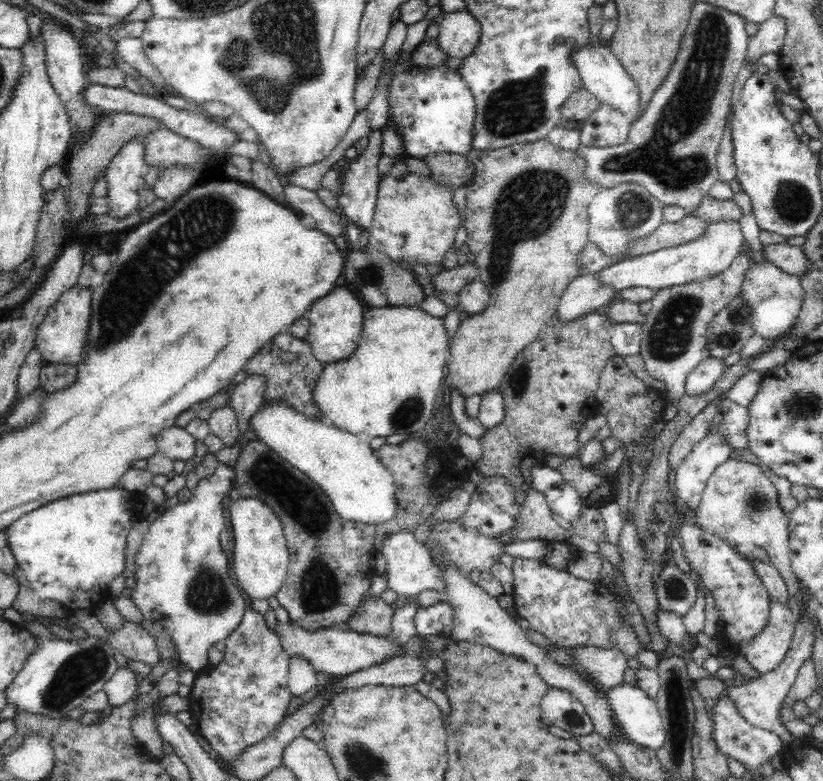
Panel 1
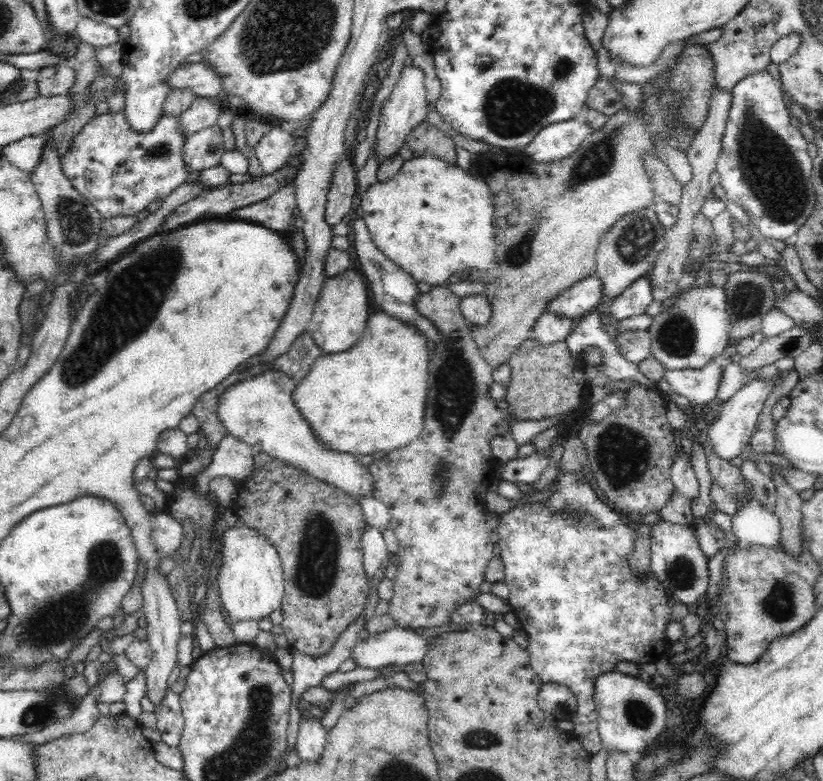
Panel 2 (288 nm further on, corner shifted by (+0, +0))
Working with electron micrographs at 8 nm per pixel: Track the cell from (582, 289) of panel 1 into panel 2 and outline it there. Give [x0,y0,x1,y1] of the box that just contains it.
[526,312,572,348]

